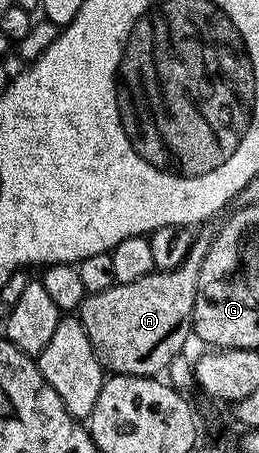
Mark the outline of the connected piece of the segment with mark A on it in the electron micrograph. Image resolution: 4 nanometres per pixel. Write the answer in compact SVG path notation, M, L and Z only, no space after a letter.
M197 232L188 257L184 257L184 261L176 269L171 271L155 269L151 275L140 277L140 281L115 283L113 287L95 295L87 294L82 300L82 306L78 308L76 318L81 321L84 333L88 333L88 341L92 341L92 349L103 369L115 375L154 377L157 376L157 371L165 372L172 357L184 351L186 338L191 338L192 335L200 265L204 265L204 257L208 257L211 238L211 232Z

